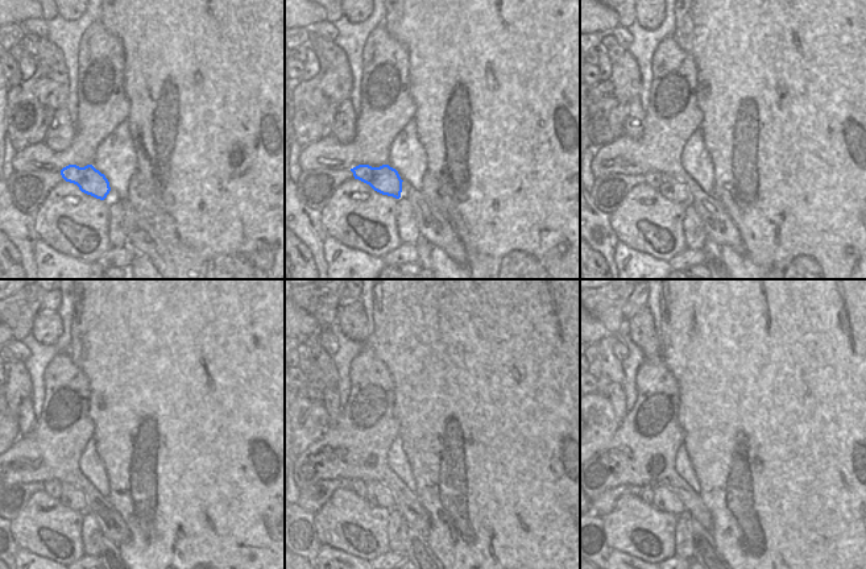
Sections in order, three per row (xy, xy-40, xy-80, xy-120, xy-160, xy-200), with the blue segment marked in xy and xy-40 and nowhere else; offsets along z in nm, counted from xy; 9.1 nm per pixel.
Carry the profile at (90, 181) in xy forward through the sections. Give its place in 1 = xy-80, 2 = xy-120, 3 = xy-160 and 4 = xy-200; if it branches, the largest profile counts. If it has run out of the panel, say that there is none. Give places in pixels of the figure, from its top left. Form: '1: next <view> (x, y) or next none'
1: next xy-80 (667, 185)
2: next xy-120 (75, 497)
3: next xy-160 (376, 494)
4: next xy-200 (664, 497)

